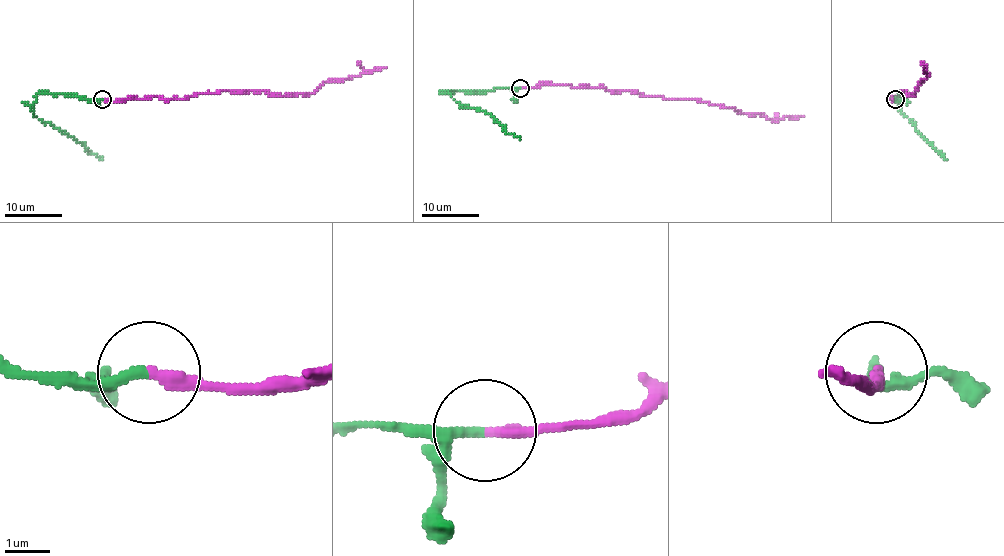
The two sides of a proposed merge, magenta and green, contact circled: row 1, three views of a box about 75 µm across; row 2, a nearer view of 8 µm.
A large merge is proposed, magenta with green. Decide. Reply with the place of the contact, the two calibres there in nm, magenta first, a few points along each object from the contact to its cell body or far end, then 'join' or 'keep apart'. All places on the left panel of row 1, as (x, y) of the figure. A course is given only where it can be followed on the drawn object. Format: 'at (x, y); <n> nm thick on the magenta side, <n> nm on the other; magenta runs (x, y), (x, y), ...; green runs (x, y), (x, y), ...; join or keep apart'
at (102, 99); 280 nm thick on the magenta side, 240 nm on the other; magenta runs (103, 100), (187, 98), (195, 94), (228, 91), (311, 94), (325, 83), (360, 77), (387, 67); green runs (103, 100), (88, 101), (41, 93), (31, 110), (44, 123), (74, 137), (103, 160); join

